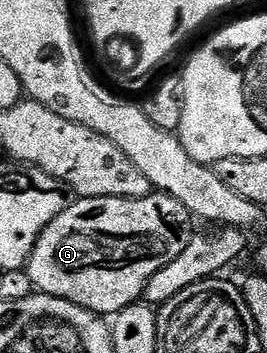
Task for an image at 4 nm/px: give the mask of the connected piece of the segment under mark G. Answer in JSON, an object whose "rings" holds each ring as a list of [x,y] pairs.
{"rings":[[[159,191],[142,199],[117,197],[81,197],[49,223],[36,240],[26,266],[33,290],[51,297],[61,297],[97,315],[115,315],[143,298],[144,288],[166,263],[174,263],[186,243],[194,236],[194,218],[178,199]]]}

